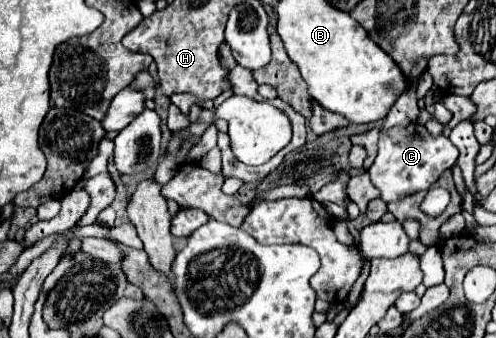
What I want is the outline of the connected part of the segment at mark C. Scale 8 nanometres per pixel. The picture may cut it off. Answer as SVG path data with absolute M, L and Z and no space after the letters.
M410 124L406 128L392 128L380 136L378 156L368 172L372 184L380 190L380 198L390 204L420 190L430 190L438 176L448 170L456 162L456 158L458 148L446 136L432 138L424 126Z

